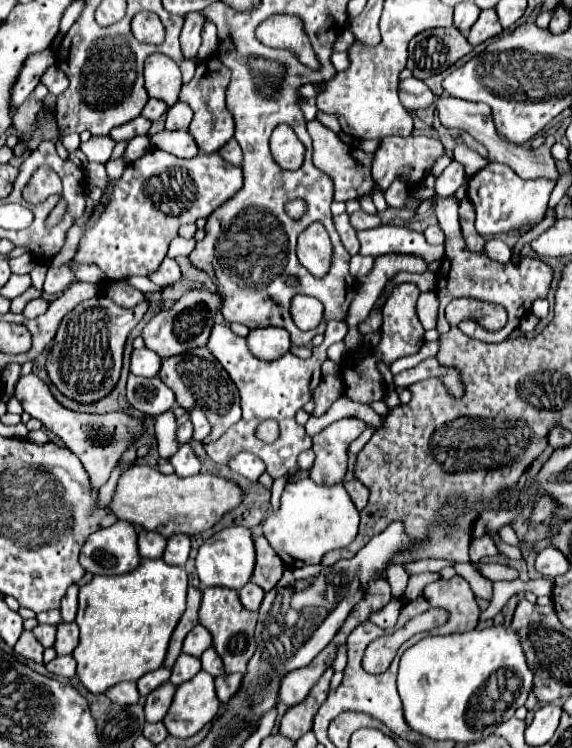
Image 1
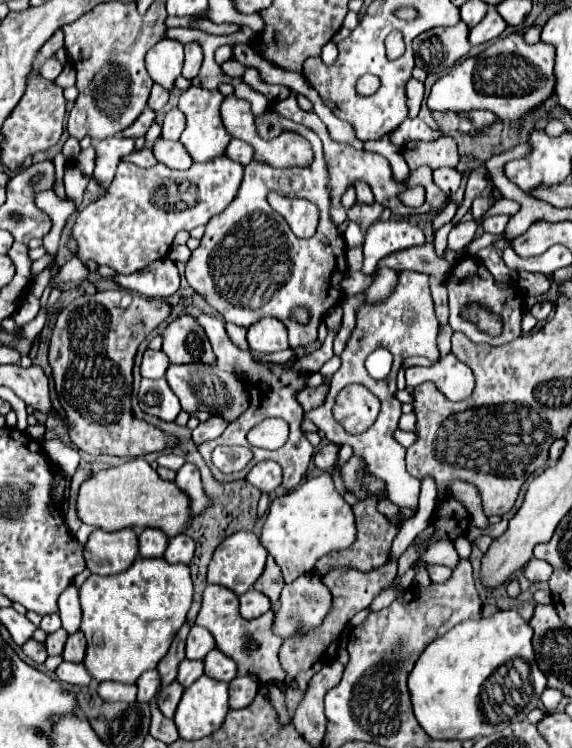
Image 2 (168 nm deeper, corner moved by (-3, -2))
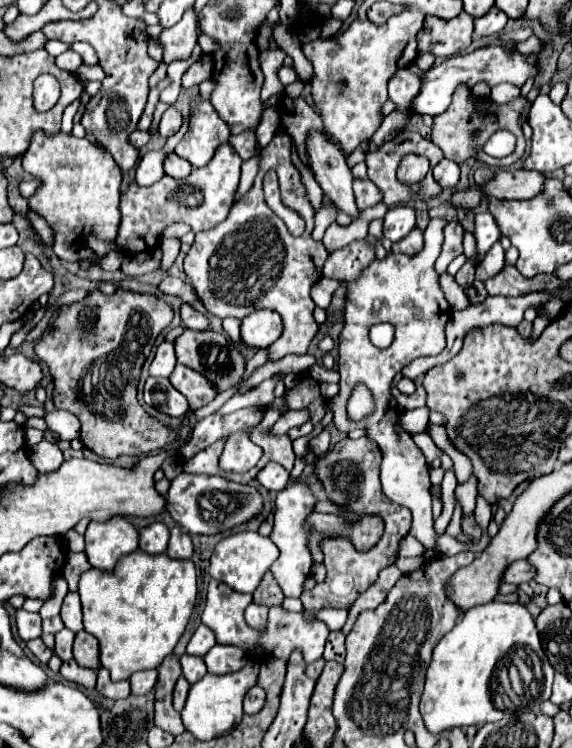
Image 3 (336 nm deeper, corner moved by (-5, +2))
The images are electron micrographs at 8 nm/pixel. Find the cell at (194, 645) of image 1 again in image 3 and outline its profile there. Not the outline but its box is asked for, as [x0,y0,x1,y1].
[188,624,216,656]

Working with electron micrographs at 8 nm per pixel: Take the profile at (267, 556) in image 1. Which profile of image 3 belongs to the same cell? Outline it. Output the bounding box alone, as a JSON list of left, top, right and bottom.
[254,572,284,606]

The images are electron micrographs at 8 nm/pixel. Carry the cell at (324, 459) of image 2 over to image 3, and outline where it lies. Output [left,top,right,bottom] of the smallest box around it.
[308,430,330,456]

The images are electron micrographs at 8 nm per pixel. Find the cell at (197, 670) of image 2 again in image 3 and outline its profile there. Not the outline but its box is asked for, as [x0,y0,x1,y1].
[180,654,208,684]

